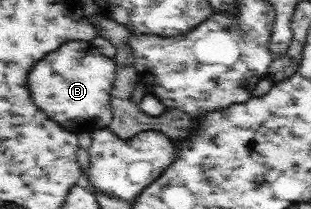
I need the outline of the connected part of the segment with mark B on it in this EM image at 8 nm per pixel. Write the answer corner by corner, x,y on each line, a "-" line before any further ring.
72,40
49,52
29,72
29,91
35,106
76,135
106,128
113,120
111,91
117,75
115,59
103,56
91,41

